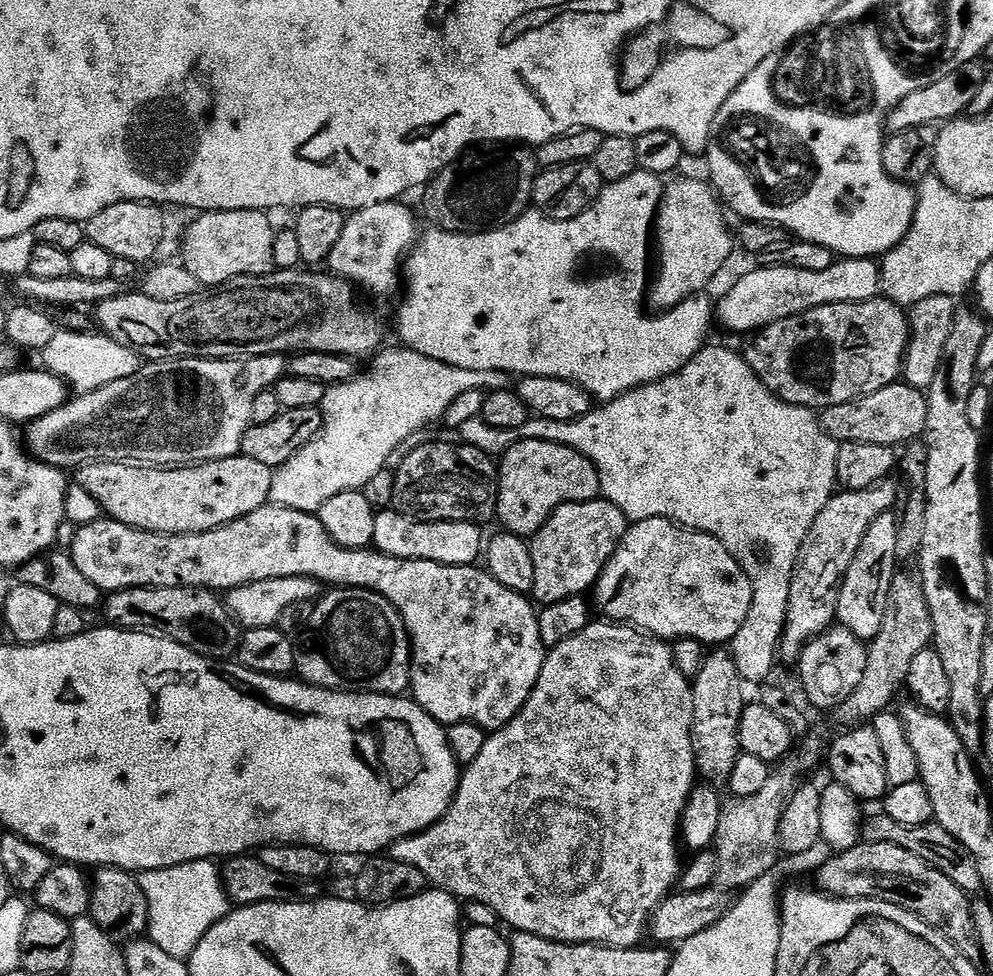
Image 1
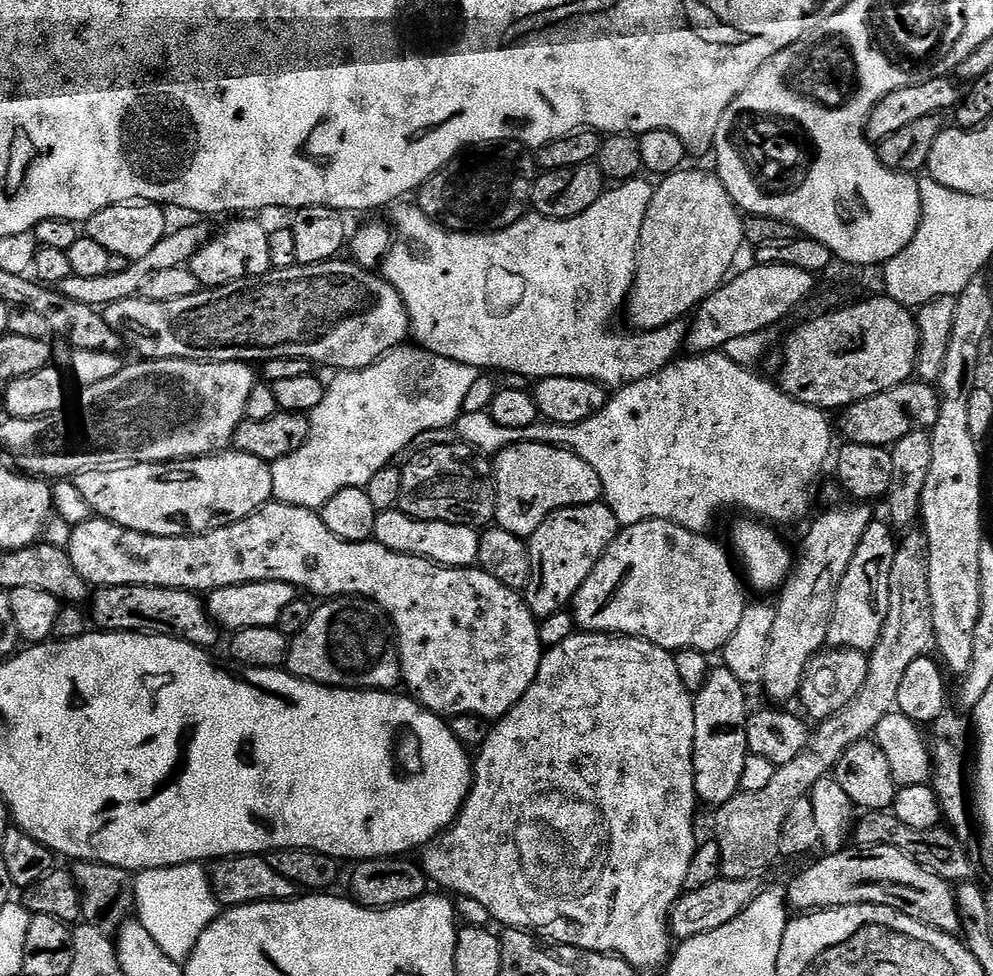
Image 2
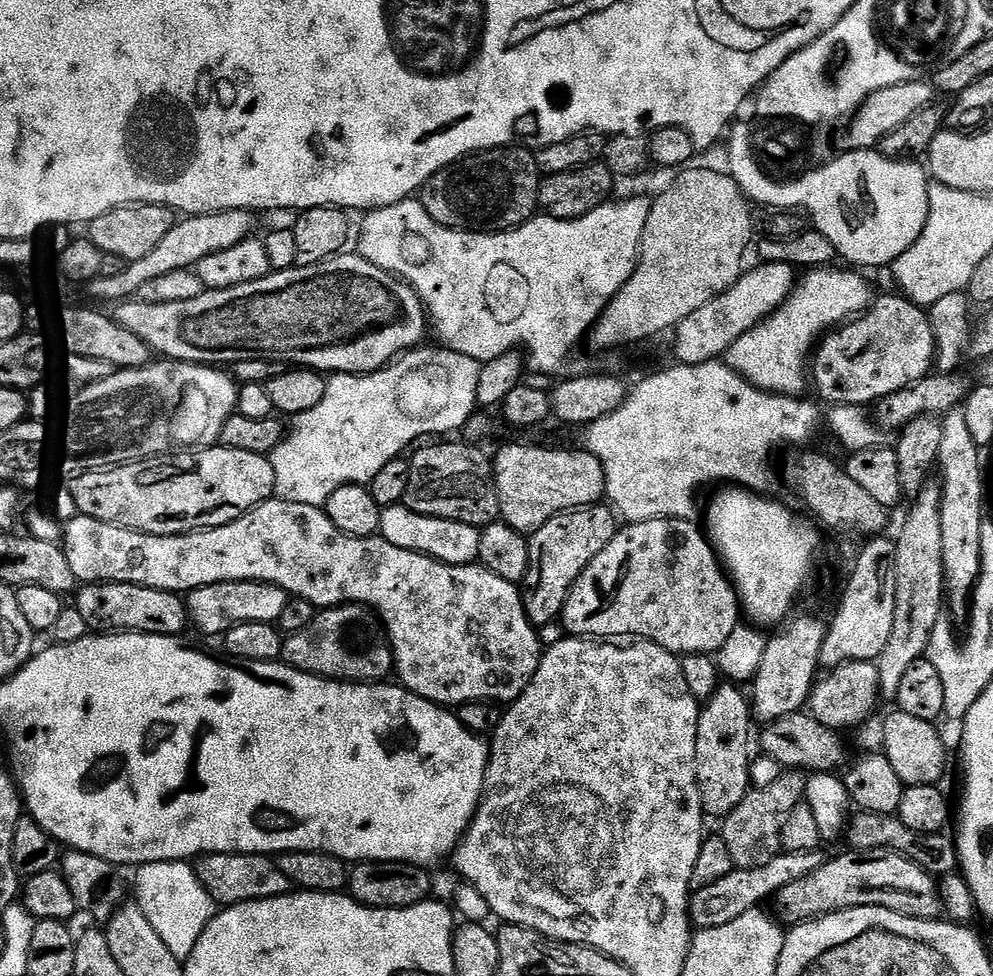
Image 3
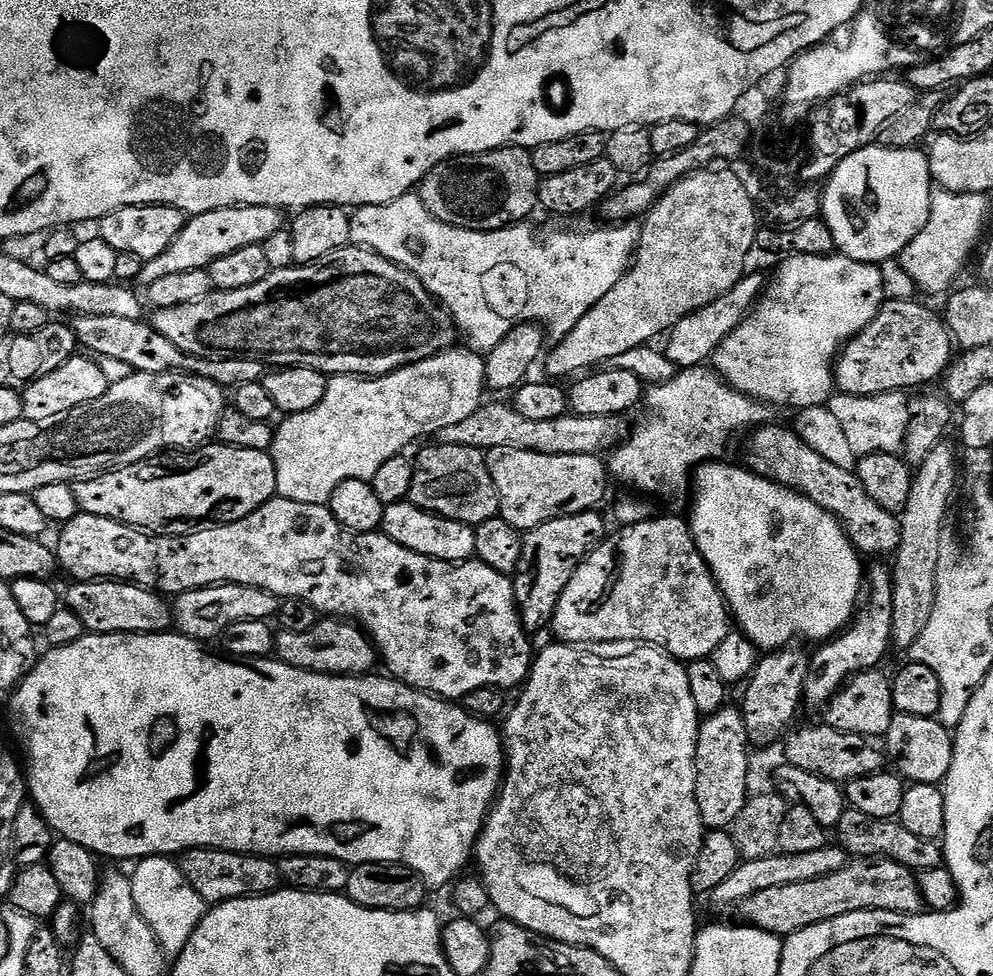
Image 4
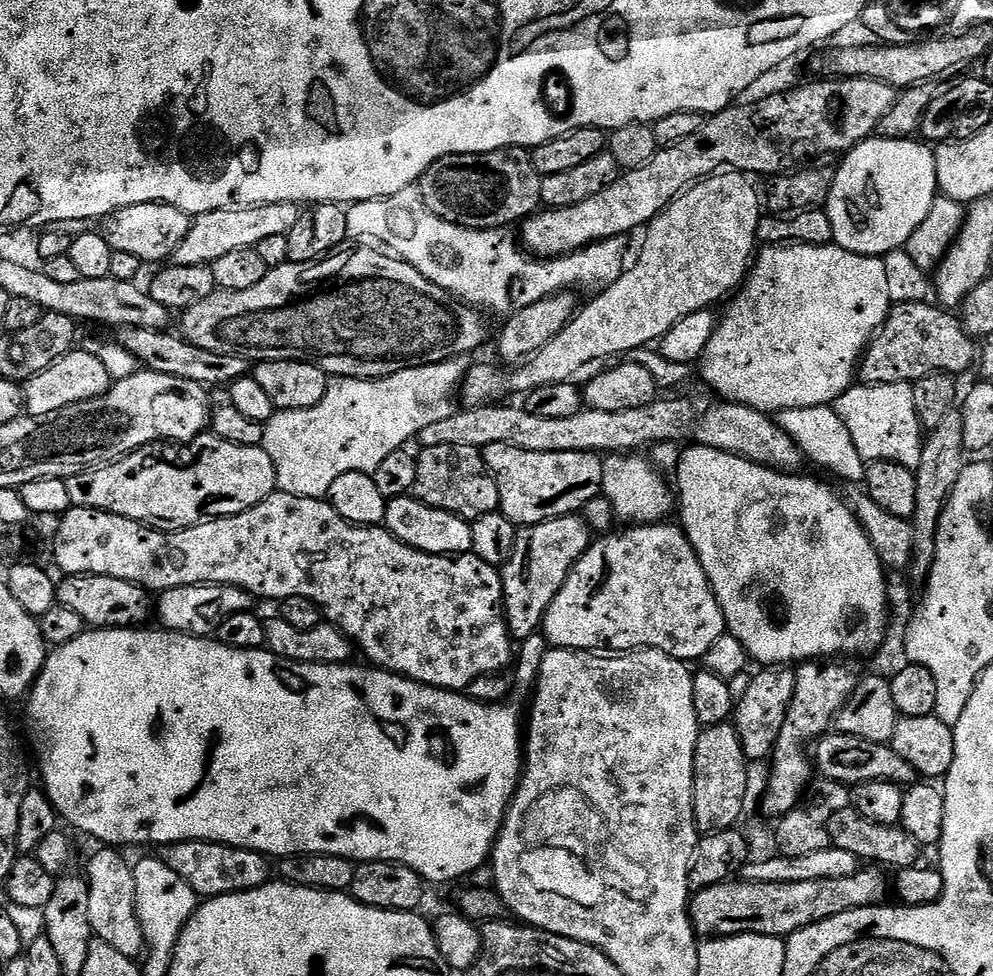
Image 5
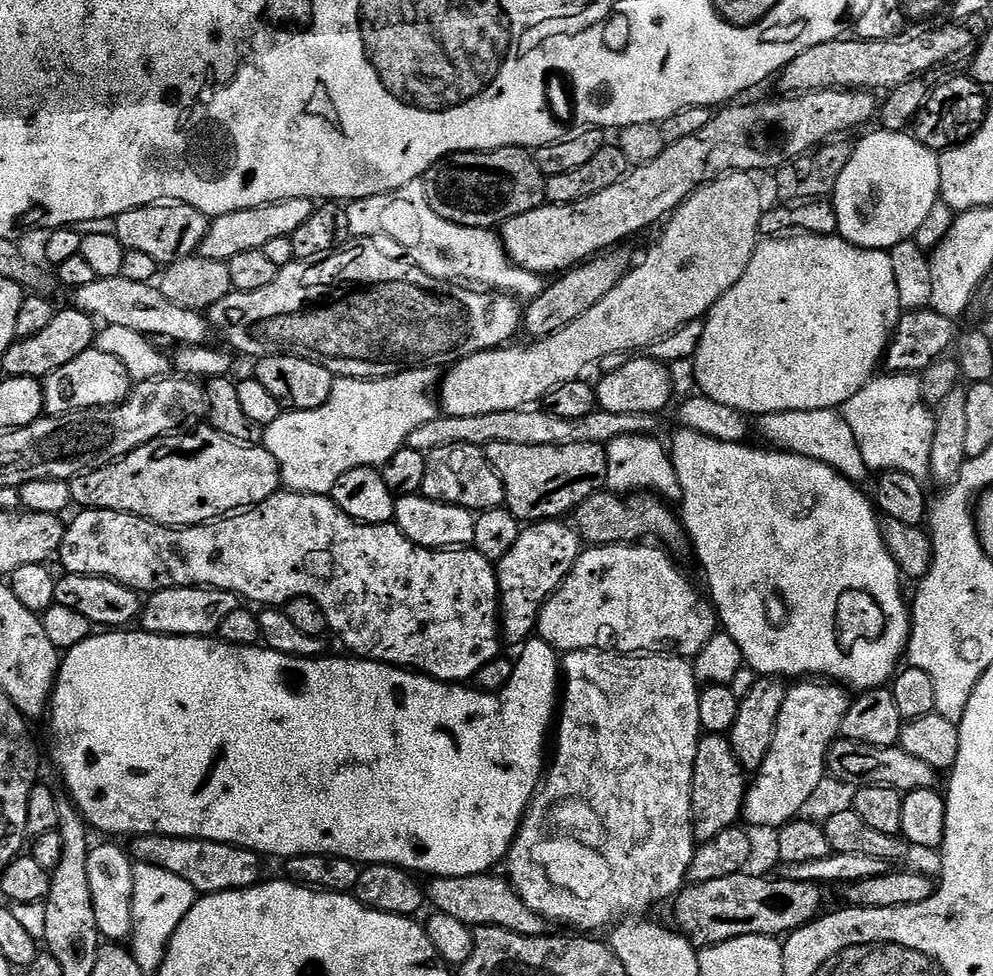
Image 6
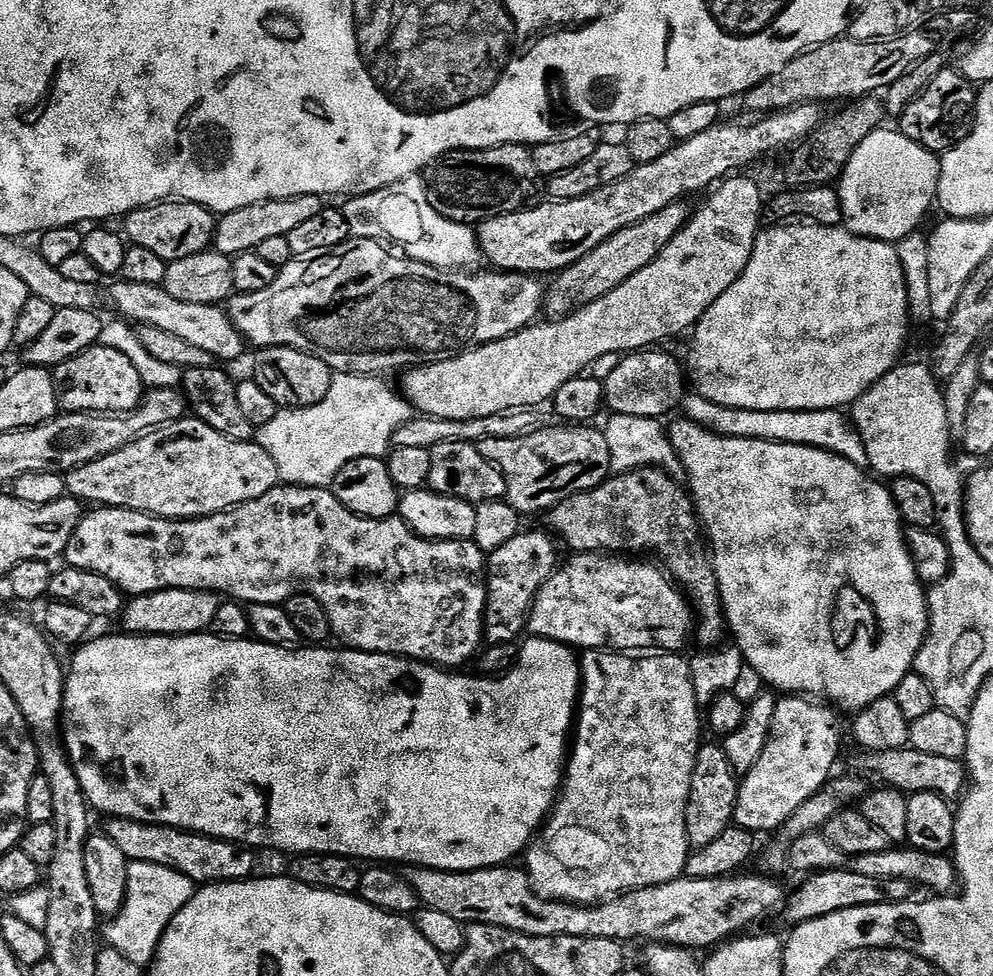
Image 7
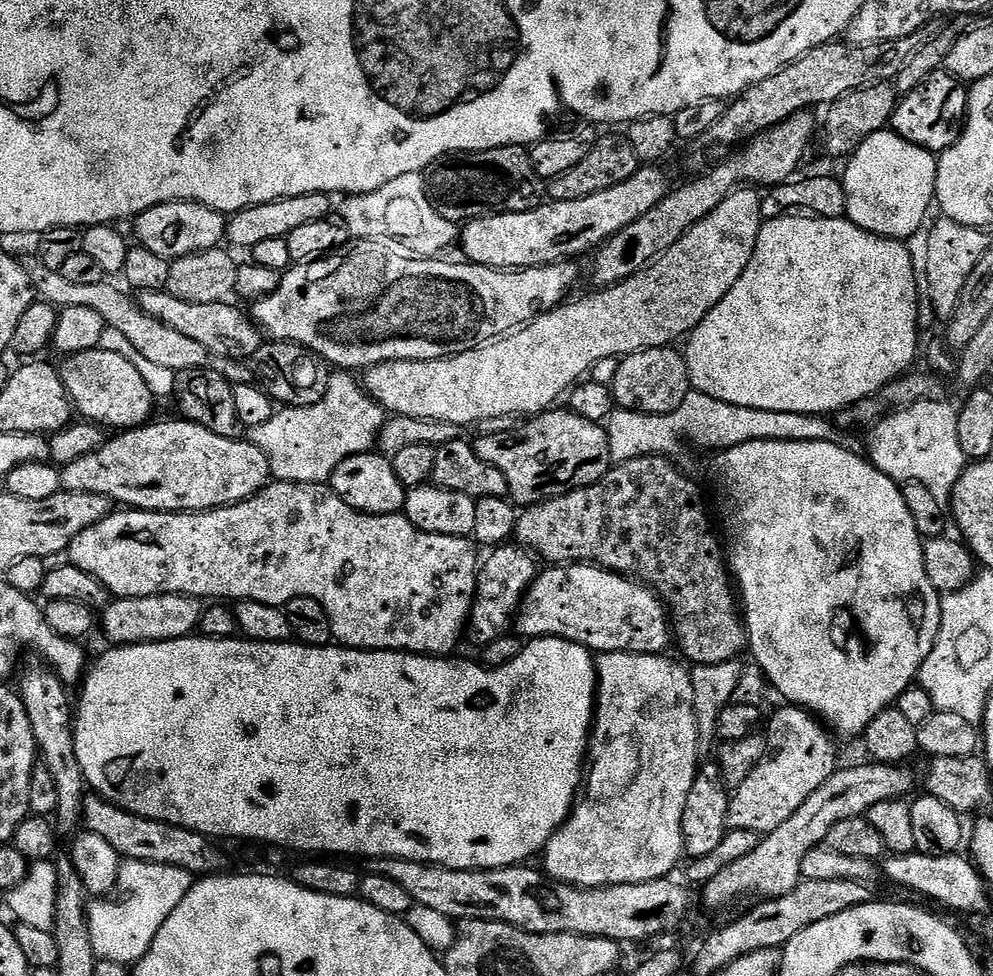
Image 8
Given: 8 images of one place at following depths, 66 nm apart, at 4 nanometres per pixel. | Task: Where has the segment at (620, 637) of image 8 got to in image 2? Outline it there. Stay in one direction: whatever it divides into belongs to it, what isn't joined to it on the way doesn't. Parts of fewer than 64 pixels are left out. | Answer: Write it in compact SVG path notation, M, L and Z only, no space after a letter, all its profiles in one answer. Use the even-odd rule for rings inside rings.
M647 520L621 527L616 541L606 554L602 554L590 578L582 582L578 594L572 599L570 613L575 627L584 634L637 636L673 654L684 648L696 648L705 654L719 653L726 642L730 642L730 634L738 630L738 622L742 622L746 584L733 557L728 557L710 537L665 520Z

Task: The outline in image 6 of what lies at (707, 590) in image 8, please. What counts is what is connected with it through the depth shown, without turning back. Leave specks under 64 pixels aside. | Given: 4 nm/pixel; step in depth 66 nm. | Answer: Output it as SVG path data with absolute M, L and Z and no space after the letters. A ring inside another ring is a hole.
M601 490L577 506L574 513L574 527L592 546L634 544L653 540L673 553L689 551L690 537L685 531L681 517L677 513L675 516L672 508L673 505L669 501L643 490L635 494L617 494Z

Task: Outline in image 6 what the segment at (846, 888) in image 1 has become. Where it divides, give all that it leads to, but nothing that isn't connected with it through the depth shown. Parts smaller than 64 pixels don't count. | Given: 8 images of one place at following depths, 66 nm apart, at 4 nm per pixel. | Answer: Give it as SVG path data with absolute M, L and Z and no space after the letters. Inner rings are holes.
M742 871L730 874L730 878L688 884L681 888L674 897L677 924L675 927L687 936L693 945L709 948L711 944L721 944L743 936L780 938L811 924L825 911L825 889L819 884L748 875L747 871Z

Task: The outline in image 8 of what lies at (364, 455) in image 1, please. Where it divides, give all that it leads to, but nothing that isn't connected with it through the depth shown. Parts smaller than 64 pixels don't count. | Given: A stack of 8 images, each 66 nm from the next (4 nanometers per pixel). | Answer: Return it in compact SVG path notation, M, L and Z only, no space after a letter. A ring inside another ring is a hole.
M344 370L333 371L328 392L322 402L311 404L308 408L281 407L270 418L270 422L251 429L251 443L257 444L266 454L272 476L276 480L323 484L331 481L334 470L343 460L363 452L373 451L377 447L378 437L386 419L385 409L381 408L379 401L368 395L361 381L355 380L352 376L355 375Z

